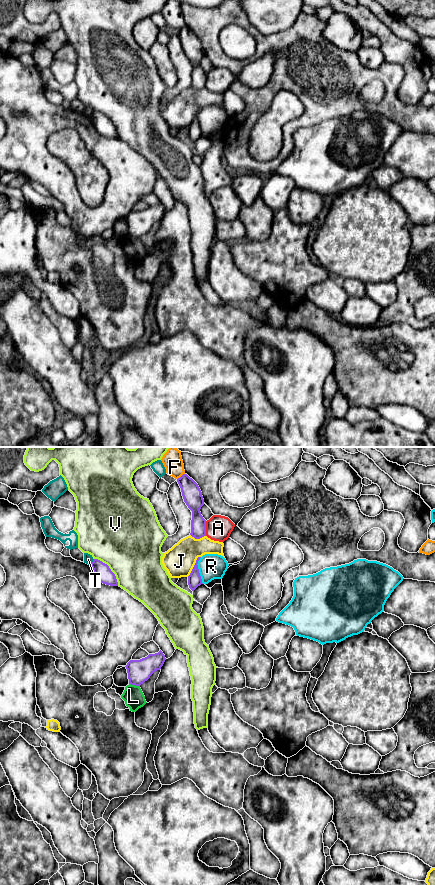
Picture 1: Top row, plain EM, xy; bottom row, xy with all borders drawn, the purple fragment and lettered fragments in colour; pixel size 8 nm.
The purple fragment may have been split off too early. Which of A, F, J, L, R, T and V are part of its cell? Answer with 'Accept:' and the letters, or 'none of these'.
Accept: none of these

